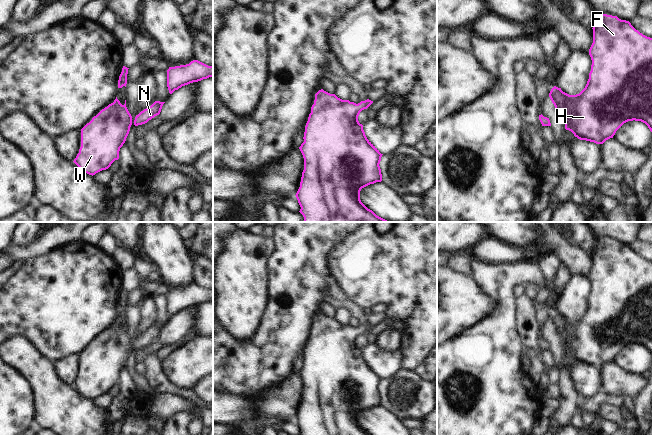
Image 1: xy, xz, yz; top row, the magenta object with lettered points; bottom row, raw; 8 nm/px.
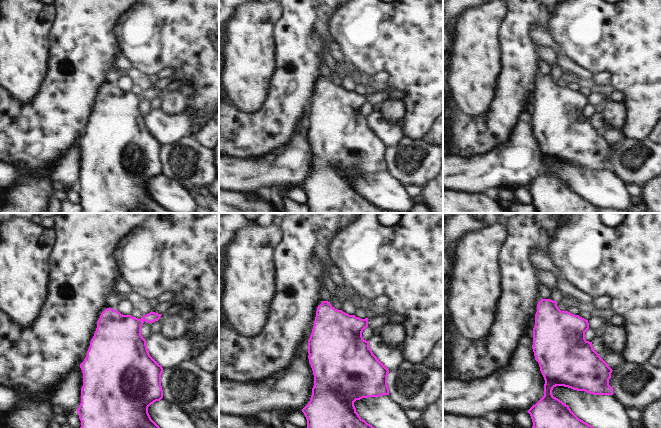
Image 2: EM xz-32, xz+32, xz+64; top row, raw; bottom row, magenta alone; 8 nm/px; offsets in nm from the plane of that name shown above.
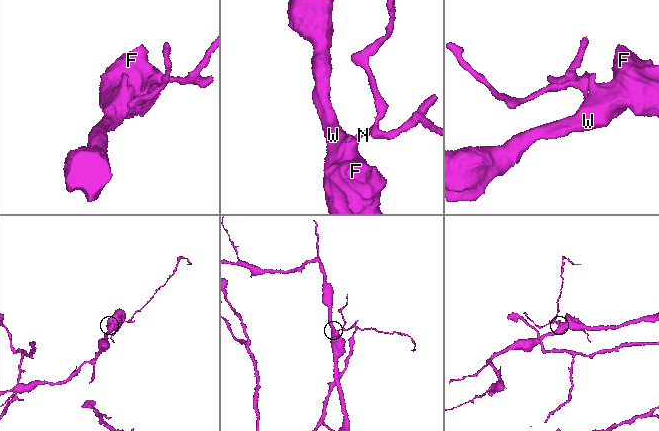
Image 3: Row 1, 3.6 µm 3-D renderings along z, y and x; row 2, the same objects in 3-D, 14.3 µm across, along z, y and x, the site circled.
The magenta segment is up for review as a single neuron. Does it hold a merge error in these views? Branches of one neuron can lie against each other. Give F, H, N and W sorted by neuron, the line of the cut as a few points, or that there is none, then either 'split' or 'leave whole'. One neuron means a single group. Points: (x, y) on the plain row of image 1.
groups F H N W; cut none; leave whole

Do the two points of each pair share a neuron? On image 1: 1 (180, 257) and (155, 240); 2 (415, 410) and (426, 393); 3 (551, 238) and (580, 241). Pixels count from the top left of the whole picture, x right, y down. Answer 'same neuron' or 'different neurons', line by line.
1: same neuron
2: same neuron
3: different neurons

